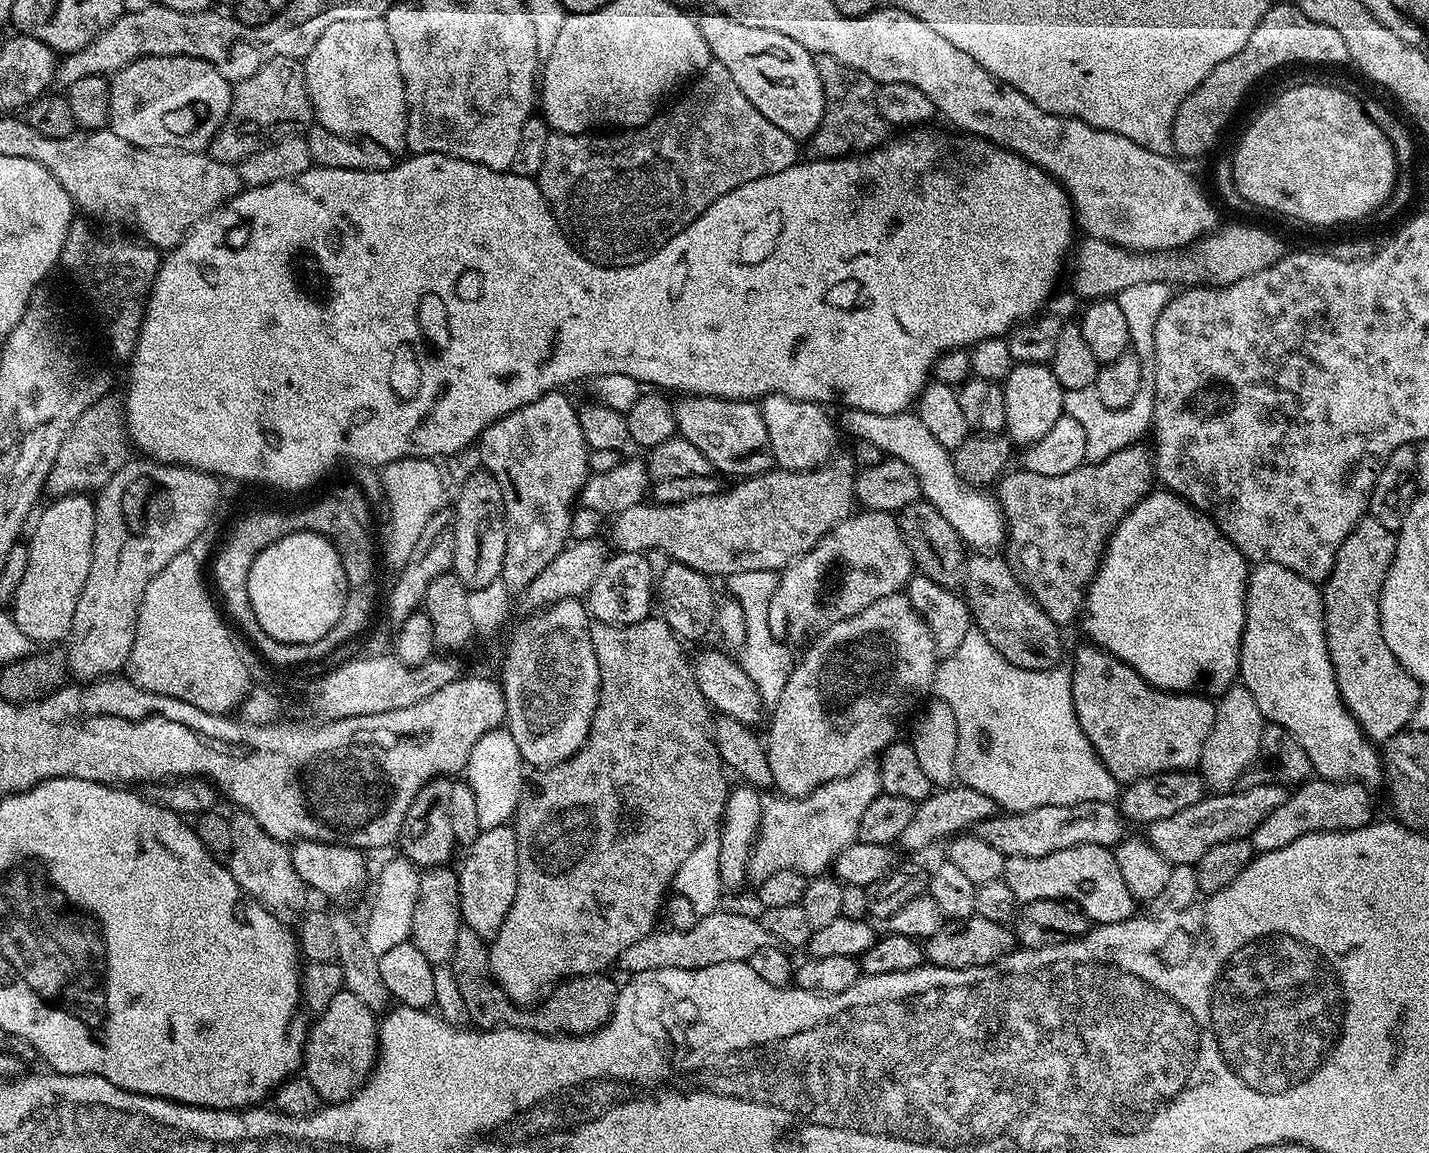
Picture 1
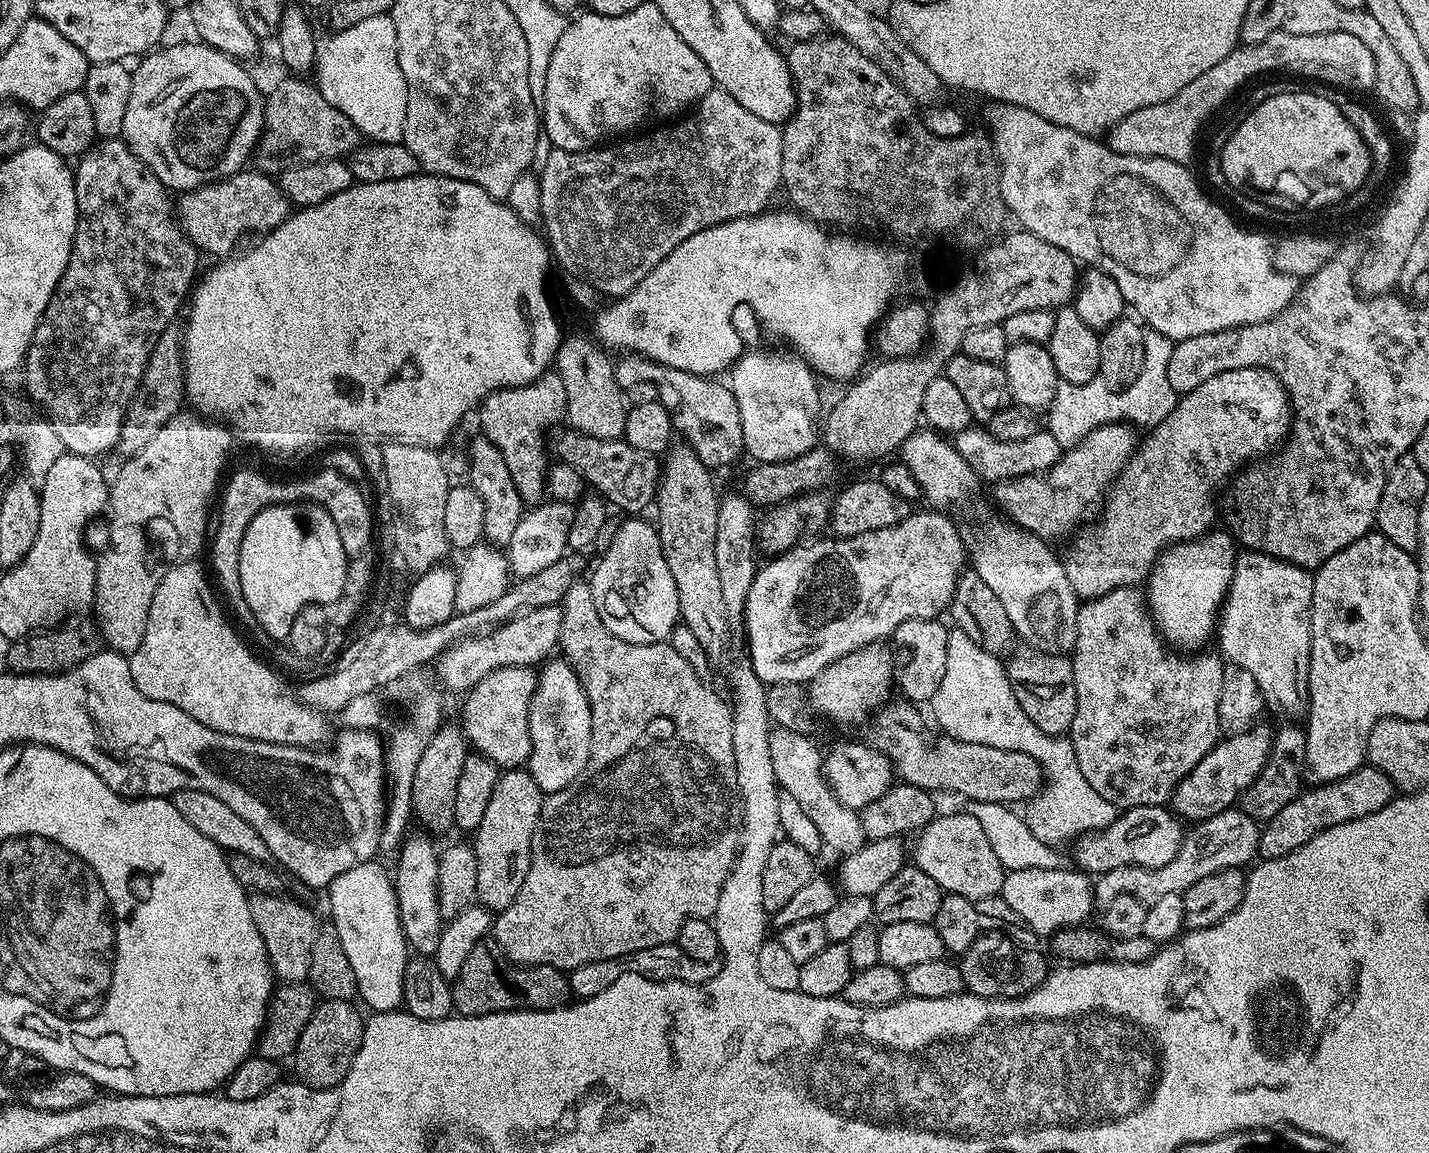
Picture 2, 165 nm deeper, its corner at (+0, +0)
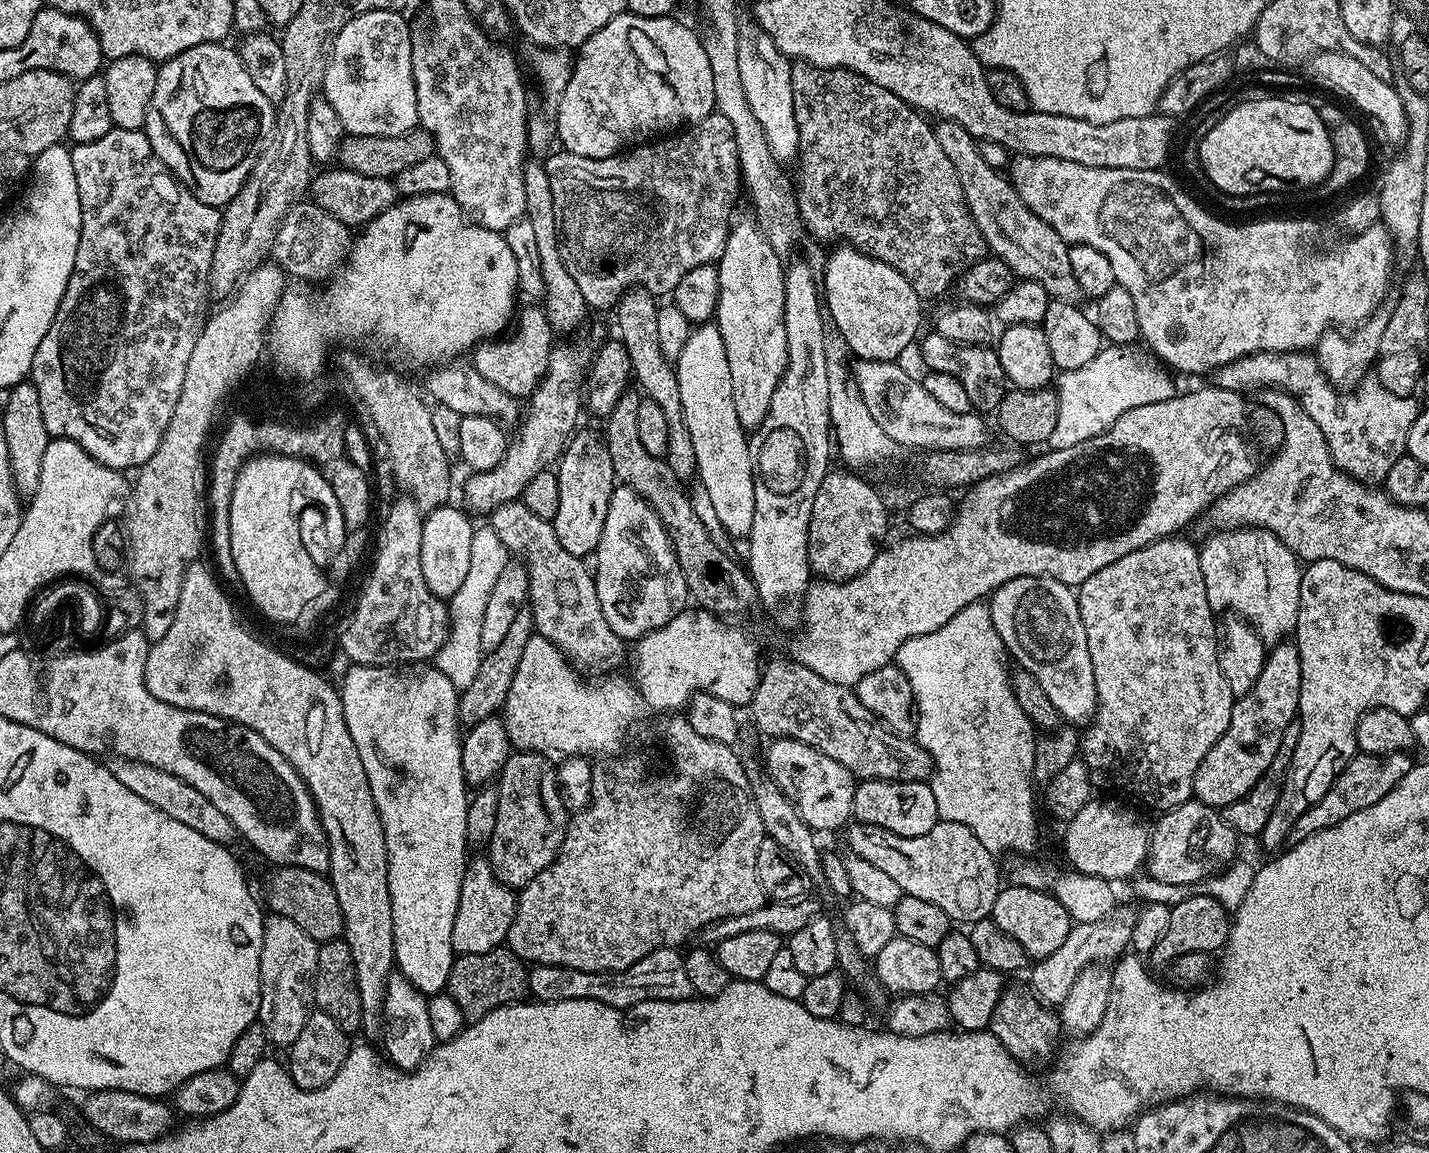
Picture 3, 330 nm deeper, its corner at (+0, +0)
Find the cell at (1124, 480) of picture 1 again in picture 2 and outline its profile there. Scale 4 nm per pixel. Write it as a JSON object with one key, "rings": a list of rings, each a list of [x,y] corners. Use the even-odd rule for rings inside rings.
{"rings":[[[1265,368],[1226,370],[1206,378],[1202,386],[1194,386],[1194,390],[1183,393],[1172,413],[1149,431],[1152,433],[1139,443],[1132,457],[1124,463],[1124,469],[1104,497],[1102,511],[1095,517],[1096,524],[1089,523],[1071,541],[1073,544],[1069,546],[1068,553],[1063,553],[1066,578],[1070,578],[1076,597],[1081,601],[1093,600],[1115,588],[1139,585],[1147,581],[1153,564],[1171,544],[1197,540],[1205,532],[1213,531],[1216,487],[1224,479],[1225,483],[1237,475],[1238,470],[1249,462],[1283,445],[1291,426],[1292,405],[1288,402],[1286,390],[1280,379]]]}

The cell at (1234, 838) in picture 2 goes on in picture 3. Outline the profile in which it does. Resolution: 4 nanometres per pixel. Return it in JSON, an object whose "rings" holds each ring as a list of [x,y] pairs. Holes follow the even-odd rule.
{"rings":[[[1116,906],[1100,921],[1089,924],[1073,923],[1070,934],[1066,934],[1066,942],[1062,942],[1062,946],[1058,946],[1054,954],[1037,960],[1031,965],[1030,987],[1043,1003],[1049,1006],[1059,1006],[1066,998],[1066,994],[1070,994],[1070,988],[1074,986],[1074,980],[1082,974],[1082,970],[1086,970],[1092,964],[1115,961],[1123,954],[1124,948],[1126,952],[1132,942],[1132,931],[1137,913],[1135,907],[1130,907]]]}

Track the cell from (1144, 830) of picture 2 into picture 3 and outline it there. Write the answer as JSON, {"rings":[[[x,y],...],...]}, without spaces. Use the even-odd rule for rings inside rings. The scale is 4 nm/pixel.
{"rings":[[[1193,798],[1187,800],[1182,806],[1167,809],[1161,816],[1164,817],[1157,822],[1156,828],[1154,824],[1150,832],[1150,847],[1146,861],[1147,875],[1157,879],[1158,882],[1195,886],[1213,873],[1224,871],[1237,859],[1238,833],[1224,821],[1223,815],[1217,809],[1206,806],[1202,801]]]}

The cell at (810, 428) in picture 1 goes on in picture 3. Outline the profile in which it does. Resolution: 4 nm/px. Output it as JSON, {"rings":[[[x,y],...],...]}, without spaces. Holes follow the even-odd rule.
{"rings":[[[733,219],[728,230],[726,246],[722,250],[716,273],[718,274],[718,298],[714,322],[722,334],[726,346],[726,362],[730,362],[730,382],[734,390],[734,410],[738,410],[738,422],[745,430],[755,430],[766,418],[770,398],[786,370],[786,322],[784,321],[784,274],[786,264],[776,253],[774,246],[764,237],[755,219]]]}

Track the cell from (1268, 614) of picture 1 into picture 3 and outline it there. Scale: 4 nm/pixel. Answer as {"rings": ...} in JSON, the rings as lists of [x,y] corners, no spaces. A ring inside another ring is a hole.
{"rings":[[[1233,528],[1211,535],[1199,549],[1202,582],[1206,582],[1206,599],[1213,613],[1241,616],[1268,646],[1291,637],[1298,622],[1301,561],[1273,532],[1261,528]]]}

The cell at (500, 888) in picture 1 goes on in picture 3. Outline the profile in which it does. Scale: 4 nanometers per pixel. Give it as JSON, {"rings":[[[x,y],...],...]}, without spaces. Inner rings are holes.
{"rings":[[[513,751],[498,777],[498,814],[486,855],[494,874],[508,888],[519,890],[556,861],[570,813],[564,807],[553,761],[539,752]]]}

